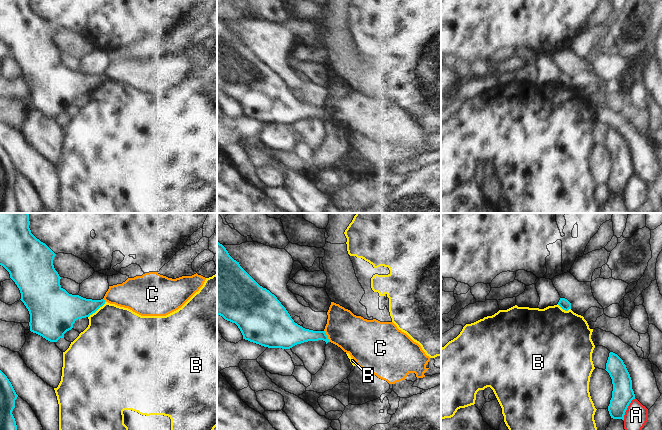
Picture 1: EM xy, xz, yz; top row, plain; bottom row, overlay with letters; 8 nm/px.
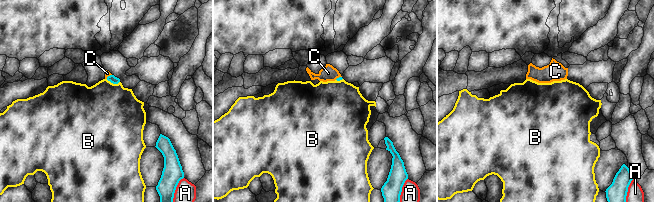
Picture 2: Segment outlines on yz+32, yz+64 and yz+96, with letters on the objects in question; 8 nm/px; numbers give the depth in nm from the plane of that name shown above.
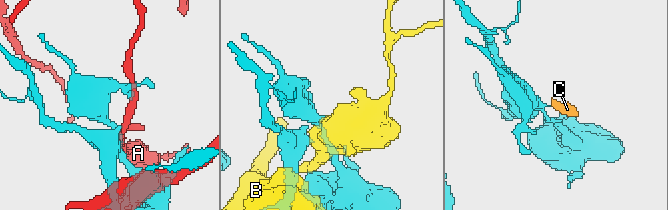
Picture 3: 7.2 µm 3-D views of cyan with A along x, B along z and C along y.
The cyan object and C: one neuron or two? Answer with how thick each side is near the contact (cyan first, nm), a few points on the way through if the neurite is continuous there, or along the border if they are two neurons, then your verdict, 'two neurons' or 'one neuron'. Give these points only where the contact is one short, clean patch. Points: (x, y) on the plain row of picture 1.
calibres 160 and 300 nm; two neurons

